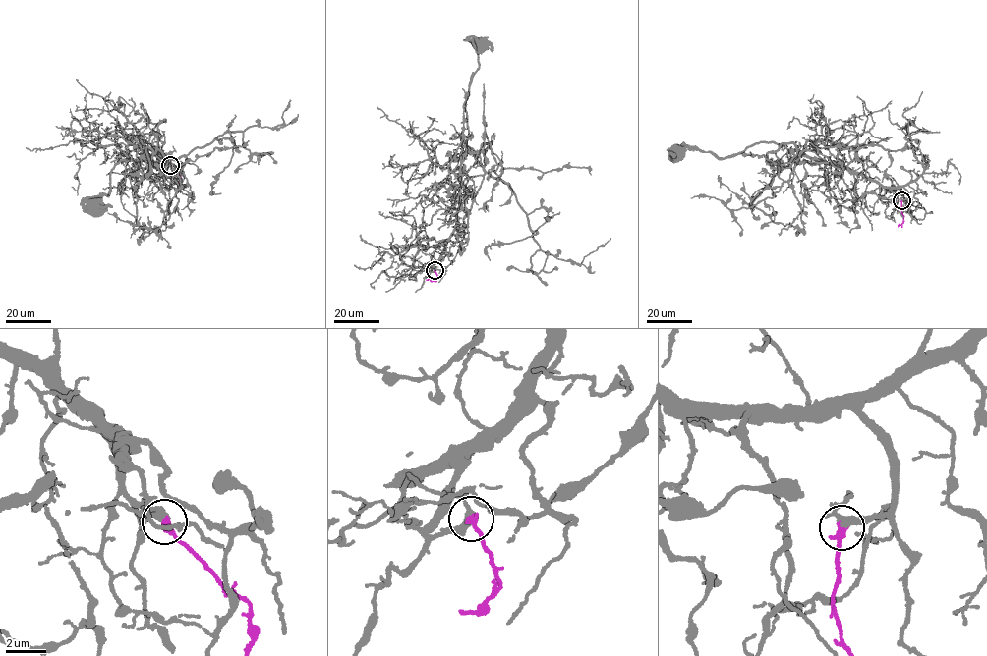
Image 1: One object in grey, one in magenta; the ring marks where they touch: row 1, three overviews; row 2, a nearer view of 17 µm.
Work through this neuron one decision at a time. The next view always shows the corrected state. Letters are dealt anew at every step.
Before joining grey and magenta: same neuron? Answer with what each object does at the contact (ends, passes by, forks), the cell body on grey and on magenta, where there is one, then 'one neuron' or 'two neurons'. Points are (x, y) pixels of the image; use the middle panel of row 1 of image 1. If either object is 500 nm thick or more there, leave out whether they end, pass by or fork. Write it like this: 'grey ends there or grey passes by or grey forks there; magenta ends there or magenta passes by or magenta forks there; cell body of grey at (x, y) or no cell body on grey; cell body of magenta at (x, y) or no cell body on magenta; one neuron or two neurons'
grey forks there; magenta ends there; cell body of grey at (479, 44); no cell body on magenta; one neuron

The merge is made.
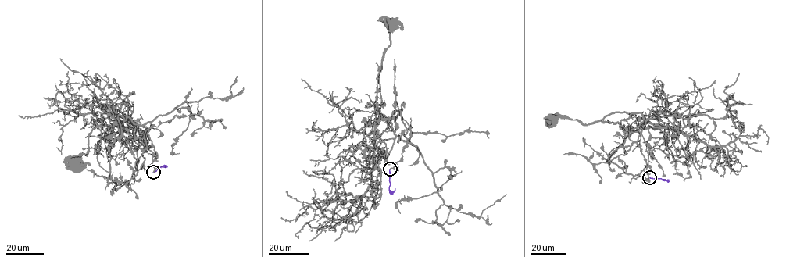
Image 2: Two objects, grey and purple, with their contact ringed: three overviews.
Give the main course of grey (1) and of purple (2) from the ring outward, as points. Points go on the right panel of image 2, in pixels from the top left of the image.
1: (649, 177), (637, 143), (648, 119), (630, 132), (646, 121), (617, 111), (587, 124), (558, 116), (551, 119)
2: (649, 177), (666, 180), (662, 180)

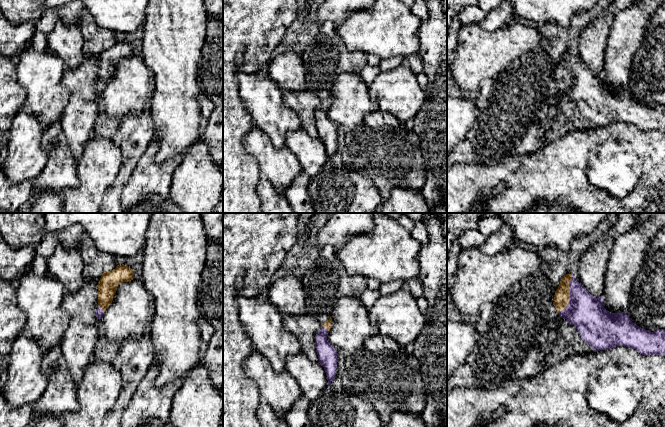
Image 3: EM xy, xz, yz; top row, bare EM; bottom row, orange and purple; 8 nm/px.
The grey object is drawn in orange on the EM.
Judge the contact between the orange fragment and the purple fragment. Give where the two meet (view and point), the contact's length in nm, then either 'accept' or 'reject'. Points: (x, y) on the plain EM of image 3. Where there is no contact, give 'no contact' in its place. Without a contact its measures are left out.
yz (569, 70) | 340 nm | accept

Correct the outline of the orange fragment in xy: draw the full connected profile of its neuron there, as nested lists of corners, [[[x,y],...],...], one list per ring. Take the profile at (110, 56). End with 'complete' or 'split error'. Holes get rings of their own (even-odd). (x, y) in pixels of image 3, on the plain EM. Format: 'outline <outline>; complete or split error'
outline [[[122,40],[115,45],[103,48],[98,58],[98,80],[96,92],[100,96],[103,89],[112,79],[117,63],[123,59],[133,56],[134,46]]]; split error

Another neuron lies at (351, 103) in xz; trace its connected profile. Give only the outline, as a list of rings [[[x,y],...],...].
[[[340,75],[331,89],[332,104],[327,116],[344,131],[352,131],[365,124],[365,117],[377,110],[378,104],[369,96],[369,86],[360,75]]]

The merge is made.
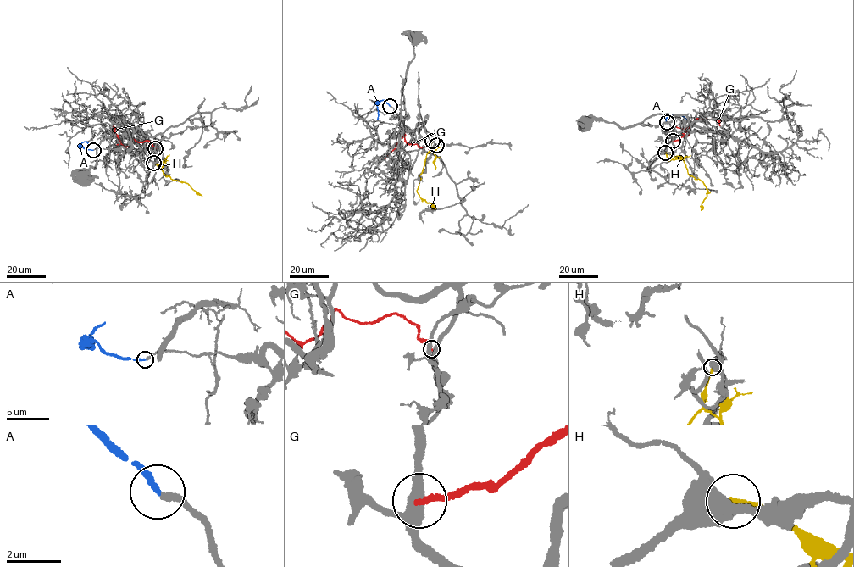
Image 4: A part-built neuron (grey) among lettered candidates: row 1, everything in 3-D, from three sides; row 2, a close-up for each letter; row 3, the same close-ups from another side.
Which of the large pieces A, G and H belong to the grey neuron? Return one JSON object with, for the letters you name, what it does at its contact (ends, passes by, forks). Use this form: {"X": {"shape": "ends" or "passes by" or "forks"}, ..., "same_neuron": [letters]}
{"A": {"shape": "ends"}, "same_neuron": ["A"]}

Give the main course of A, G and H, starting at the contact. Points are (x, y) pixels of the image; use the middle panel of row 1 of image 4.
A: (390, 106), (384, 100), (376, 104), (378, 119)
G: (436, 145), (432, 149), (418, 147), (406, 142), (403, 136), (385, 158)
H: (432, 141), (417, 191), (421, 199), (433, 204), (435, 208)

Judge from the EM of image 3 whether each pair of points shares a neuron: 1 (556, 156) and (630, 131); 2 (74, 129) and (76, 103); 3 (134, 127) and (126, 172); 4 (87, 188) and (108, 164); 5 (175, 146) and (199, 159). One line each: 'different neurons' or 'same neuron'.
1: same neuron
2: same neuron
3: same neuron
4: same neuron
5: different neurons

